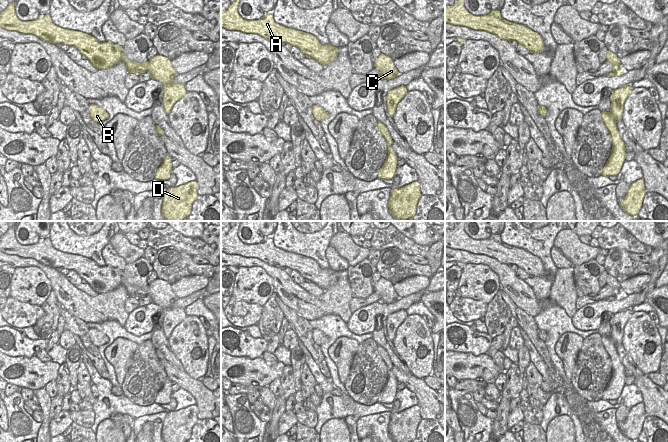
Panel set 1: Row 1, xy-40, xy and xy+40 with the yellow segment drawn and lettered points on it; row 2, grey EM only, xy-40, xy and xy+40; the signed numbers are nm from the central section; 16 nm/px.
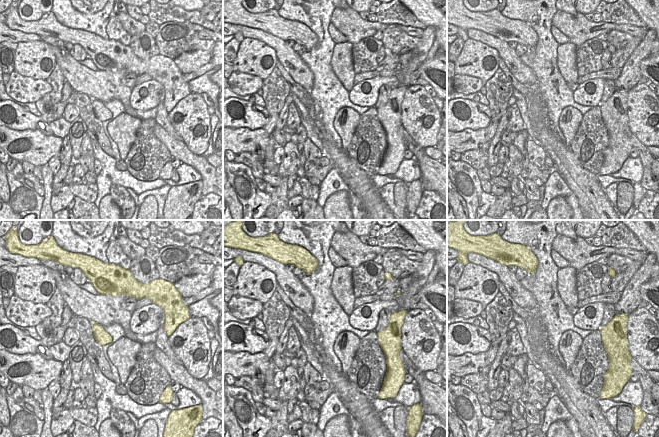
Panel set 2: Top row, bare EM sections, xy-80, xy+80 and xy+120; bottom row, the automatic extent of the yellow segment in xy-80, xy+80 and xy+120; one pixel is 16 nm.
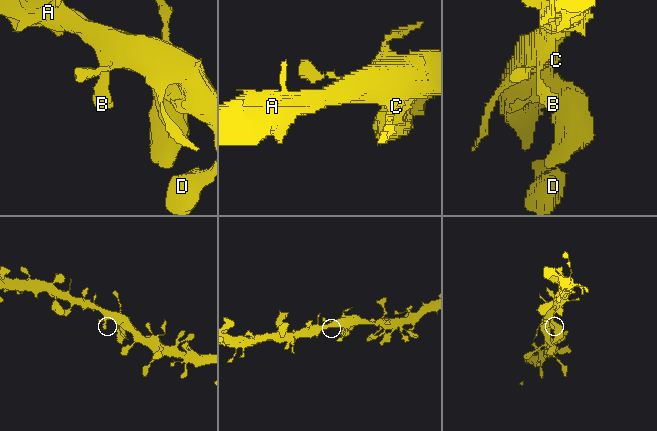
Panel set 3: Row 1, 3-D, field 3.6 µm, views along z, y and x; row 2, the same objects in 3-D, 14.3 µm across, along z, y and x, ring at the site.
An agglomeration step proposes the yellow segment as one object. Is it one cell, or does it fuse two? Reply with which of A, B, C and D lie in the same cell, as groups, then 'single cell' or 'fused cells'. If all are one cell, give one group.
A B C D; single cell

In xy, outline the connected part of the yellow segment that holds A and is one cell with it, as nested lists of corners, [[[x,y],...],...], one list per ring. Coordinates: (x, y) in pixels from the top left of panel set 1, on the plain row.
[[[241,221],[230,228],[227,234],[221,236],[221,251],[243,257],[258,258],[268,265],[278,268],[287,267],[298,271],[309,282],[315,283],[326,290],[338,280],[338,272],[331,268],[322,269],[316,260],[287,252],[274,245],[273,238],[267,238],[259,244],[245,244],[238,237]]]

